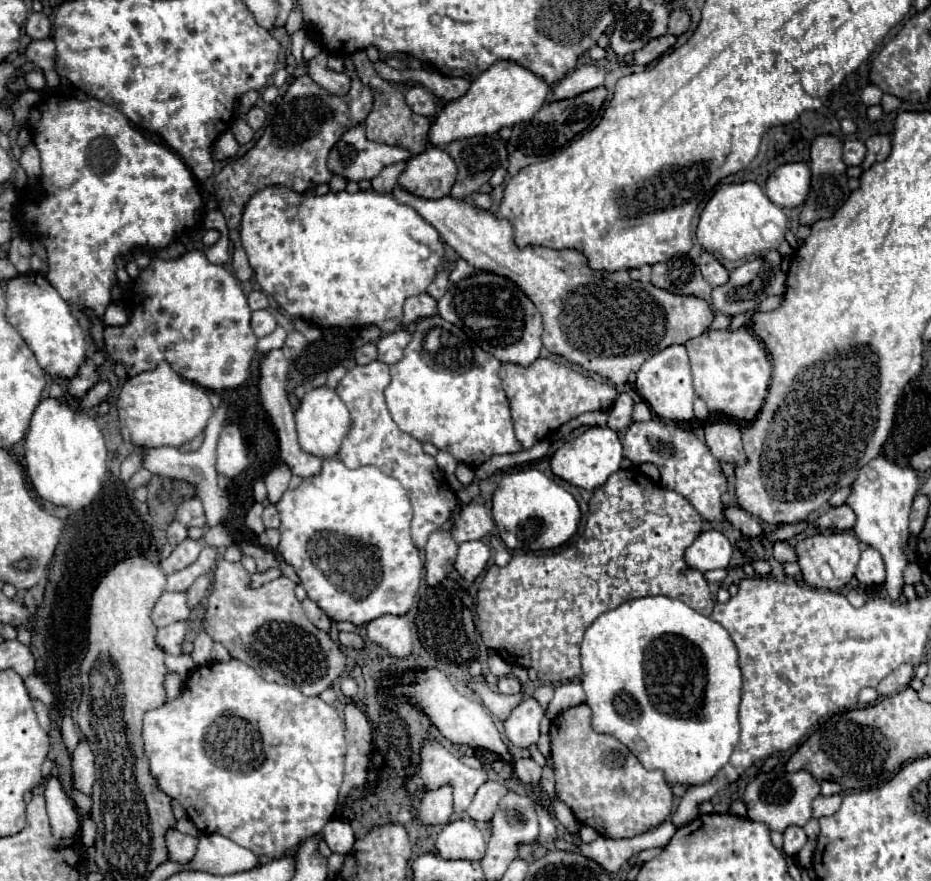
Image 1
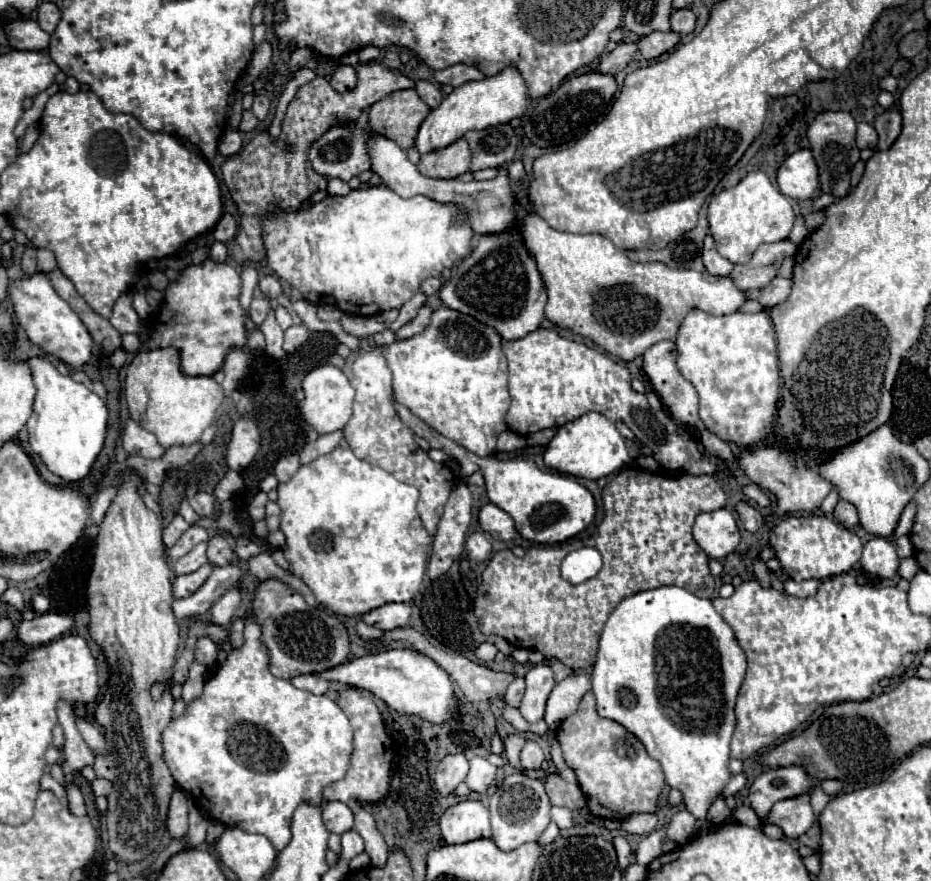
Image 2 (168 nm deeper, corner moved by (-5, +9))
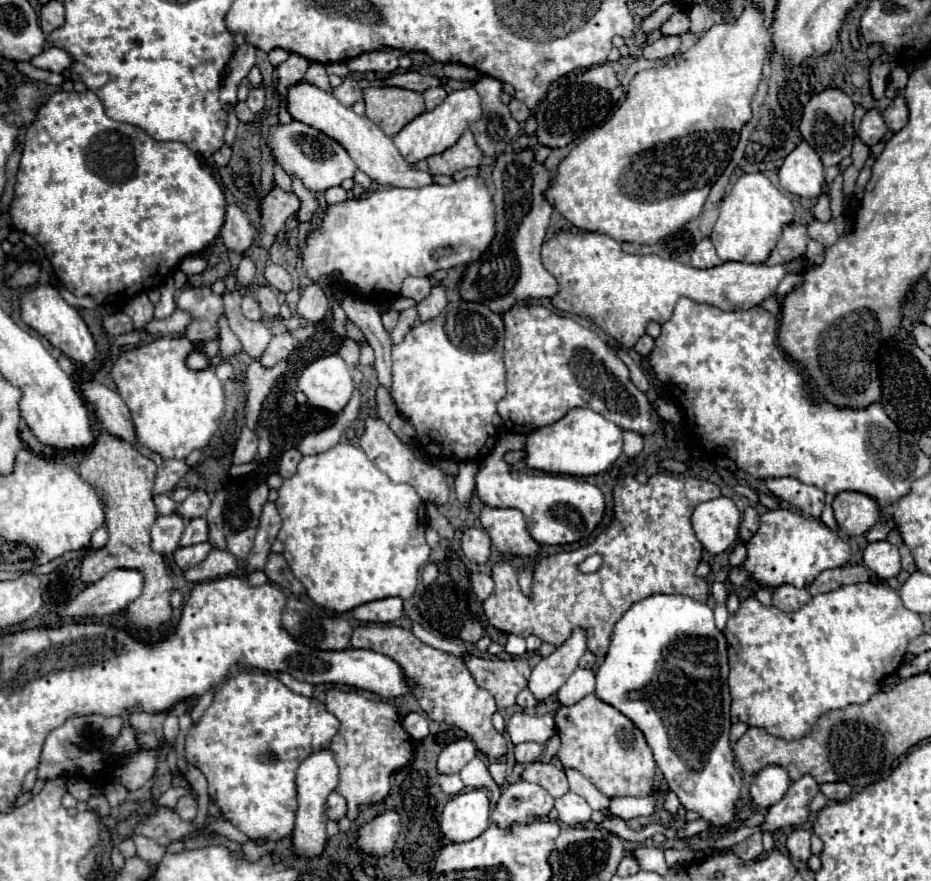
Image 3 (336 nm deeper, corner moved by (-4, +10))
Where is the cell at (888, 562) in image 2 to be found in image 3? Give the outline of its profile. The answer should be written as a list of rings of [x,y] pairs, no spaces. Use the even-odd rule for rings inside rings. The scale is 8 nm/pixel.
[[[877,541],[877,543],[869,543],[863,551],[863,561],[865,565],[877,573],[881,579],[891,579],[897,577],[897,573],[901,571],[901,559],[899,559],[899,551],[895,545],[887,543],[887,541]]]

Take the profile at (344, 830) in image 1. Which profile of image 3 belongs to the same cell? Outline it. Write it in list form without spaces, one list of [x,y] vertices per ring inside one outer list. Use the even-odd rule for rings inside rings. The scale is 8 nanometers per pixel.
[[[333,791],[327,799],[327,817],[333,821],[339,821],[341,817],[345,817],[345,813],[347,813],[345,799],[337,791]]]

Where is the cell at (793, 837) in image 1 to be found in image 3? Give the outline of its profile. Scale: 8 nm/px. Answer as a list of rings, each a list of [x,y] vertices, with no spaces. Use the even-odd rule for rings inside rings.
[[[805,775],[803,779],[795,781],[785,793],[783,799],[769,807],[761,831],[775,831],[777,827],[785,825],[799,825],[807,819],[807,803],[817,795],[819,785],[813,777]]]

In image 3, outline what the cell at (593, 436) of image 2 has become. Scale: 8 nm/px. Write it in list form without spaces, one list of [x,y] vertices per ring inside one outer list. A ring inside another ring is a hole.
[[[579,407],[567,411],[559,421],[539,427],[527,435],[525,441],[525,465],[529,469],[539,469],[545,473],[561,473],[561,475],[597,475],[607,471],[617,457],[623,453],[623,437],[621,429],[607,421],[603,415]]]

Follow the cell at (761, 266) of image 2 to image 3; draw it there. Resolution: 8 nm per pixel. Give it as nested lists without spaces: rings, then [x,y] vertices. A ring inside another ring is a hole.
[[[791,223],[783,229],[783,235],[765,261],[765,265],[777,265],[777,263],[789,263],[791,259],[803,257],[807,247],[807,227],[801,223]]]

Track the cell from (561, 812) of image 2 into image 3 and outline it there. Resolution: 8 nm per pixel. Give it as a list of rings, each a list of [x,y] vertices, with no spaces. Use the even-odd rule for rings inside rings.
[[[573,791],[555,799],[555,809],[559,813],[559,819],[565,825],[581,825],[591,819],[591,807],[587,805],[587,801],[581,795],[577,795]]]

